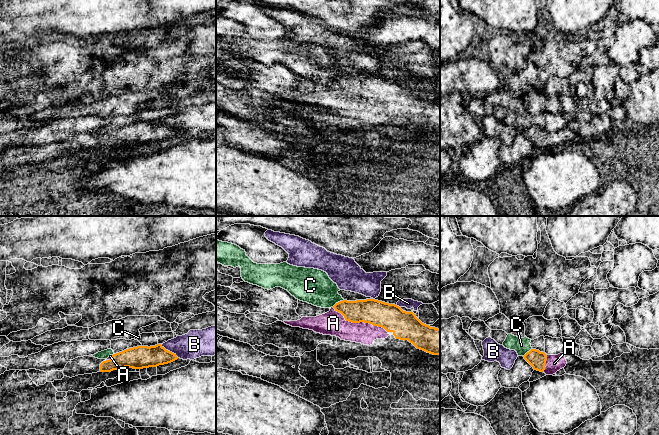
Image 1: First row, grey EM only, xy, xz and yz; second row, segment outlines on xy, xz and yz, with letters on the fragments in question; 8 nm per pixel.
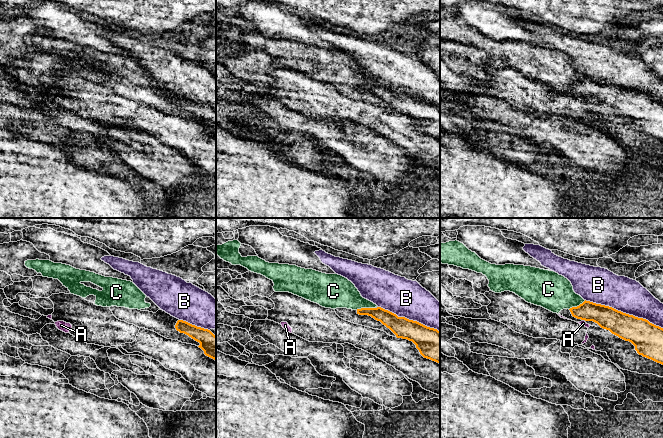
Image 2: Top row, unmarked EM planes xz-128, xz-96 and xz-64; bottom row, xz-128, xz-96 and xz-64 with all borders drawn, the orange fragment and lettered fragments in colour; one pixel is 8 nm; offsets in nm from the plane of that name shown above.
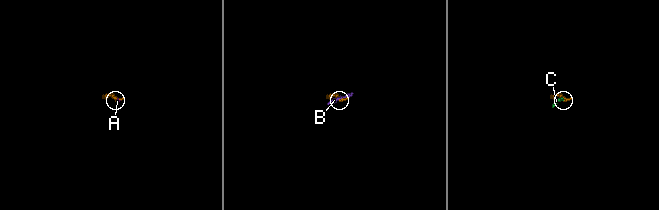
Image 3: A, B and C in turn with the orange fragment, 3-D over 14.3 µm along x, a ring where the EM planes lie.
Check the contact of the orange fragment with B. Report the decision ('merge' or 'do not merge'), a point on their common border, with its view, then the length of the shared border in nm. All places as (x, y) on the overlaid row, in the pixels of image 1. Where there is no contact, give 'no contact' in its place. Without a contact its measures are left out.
do not merge | xy (169, 351) | 190 nm

